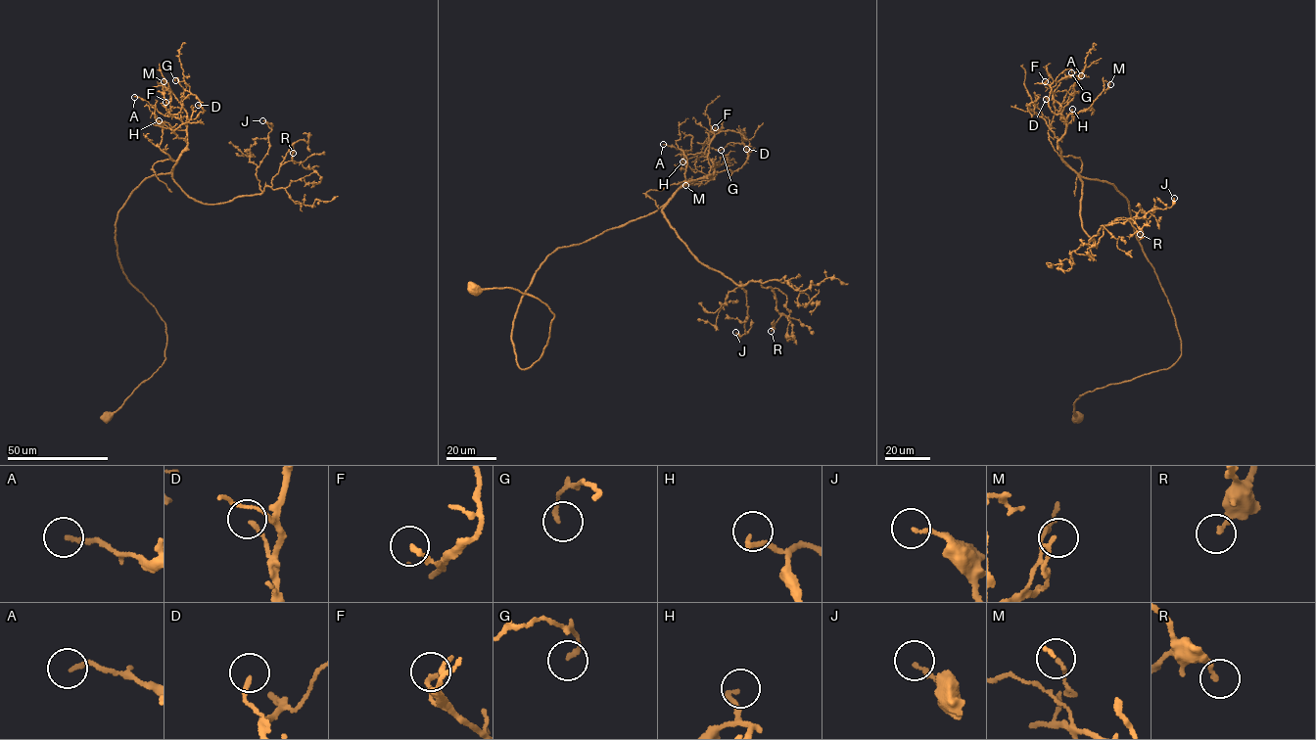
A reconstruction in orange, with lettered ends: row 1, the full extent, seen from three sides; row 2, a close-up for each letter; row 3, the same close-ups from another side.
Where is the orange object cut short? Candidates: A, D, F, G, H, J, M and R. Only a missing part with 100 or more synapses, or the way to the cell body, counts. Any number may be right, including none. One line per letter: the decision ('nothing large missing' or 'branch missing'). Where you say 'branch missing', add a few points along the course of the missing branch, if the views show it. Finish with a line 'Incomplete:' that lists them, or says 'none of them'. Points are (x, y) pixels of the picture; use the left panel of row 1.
A: nothing large missing
D: nothing large missing
F: nothing large missing
G: nothing large missing
H: nothing large missing
J: nothing large missing
M: nothing large missing
R: nothing large missing
Incomplete: none of them

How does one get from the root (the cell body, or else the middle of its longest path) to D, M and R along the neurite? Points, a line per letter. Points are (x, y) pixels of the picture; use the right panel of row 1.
D: (1080, 417), (1078, 397), (1167, 369), (1181, 342), (1128, 200), (1063, 160), (1066, 119), (1046, 99)
M: (1080, 417), (1080, 396), (1167, 369), (1181, 352), (1127, 198), (1080, 175), (1058, 148), (1066, 117), (1110, 84)
R: (1080, 417), (1080, 396), (1181, 350), (1127, 198), (1081, 177), (1095, 247), (1106, 225), (1140, 234)

